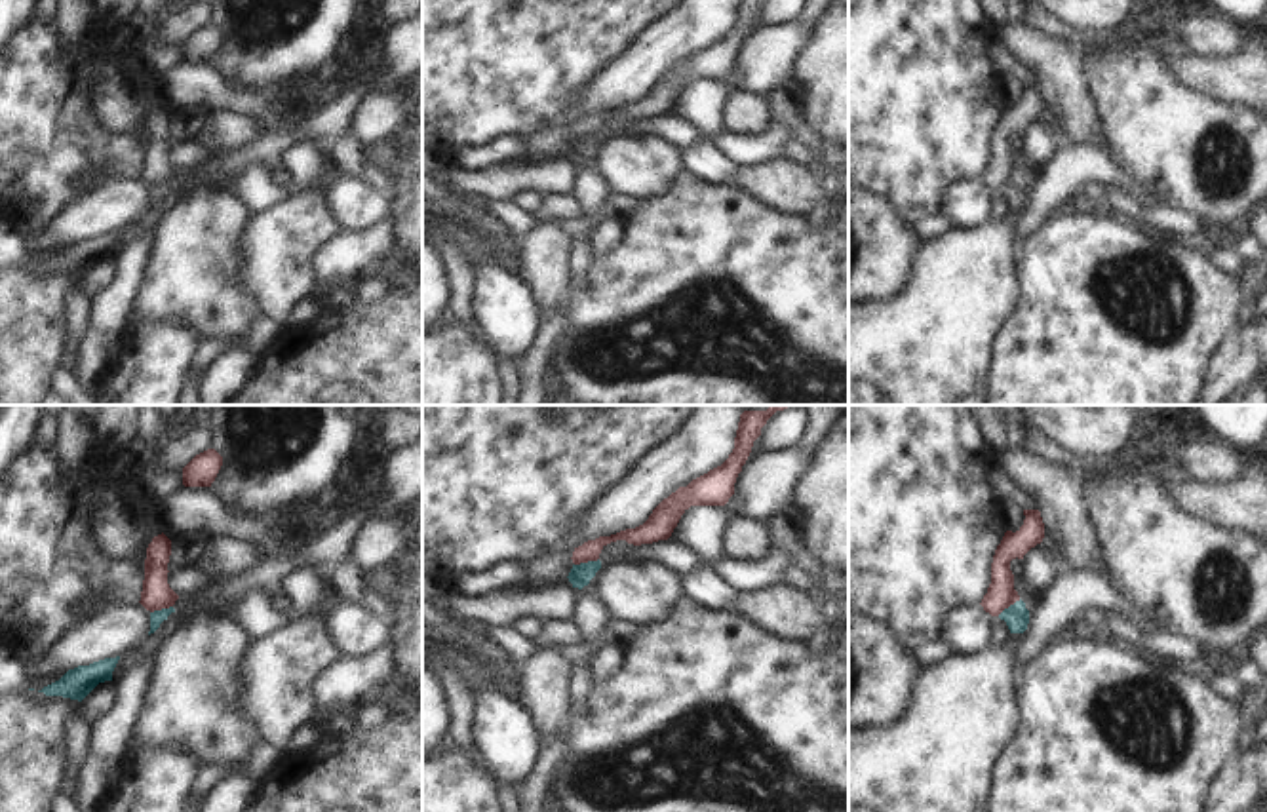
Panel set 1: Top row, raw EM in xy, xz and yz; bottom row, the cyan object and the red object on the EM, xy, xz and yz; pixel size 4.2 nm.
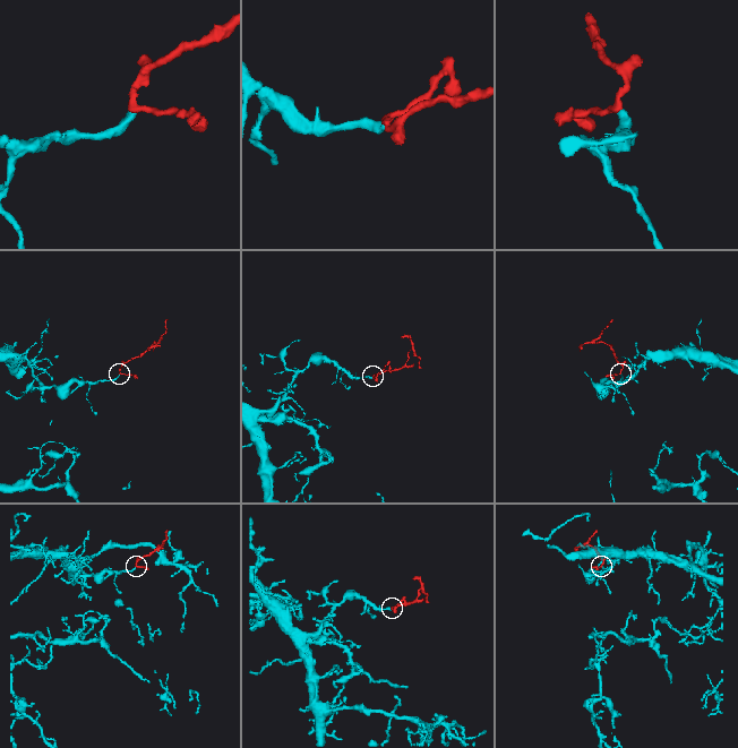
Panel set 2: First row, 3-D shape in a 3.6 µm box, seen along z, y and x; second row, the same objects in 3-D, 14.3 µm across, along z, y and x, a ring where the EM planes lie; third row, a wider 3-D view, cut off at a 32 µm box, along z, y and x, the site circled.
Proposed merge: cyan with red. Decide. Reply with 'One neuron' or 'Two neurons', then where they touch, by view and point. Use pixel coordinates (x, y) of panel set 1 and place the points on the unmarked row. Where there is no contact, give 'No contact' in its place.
Two neurons. Touches cyan at xz (586, 137).

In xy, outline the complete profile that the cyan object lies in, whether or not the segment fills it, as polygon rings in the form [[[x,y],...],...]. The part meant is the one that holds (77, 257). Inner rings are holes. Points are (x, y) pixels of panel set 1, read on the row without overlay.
[[[120,230],[105,232],[89,240],[68,243],[59,255],[44,261],[38,266],[82,276],[99,257],[112,255],[112,245],[118,234]]]

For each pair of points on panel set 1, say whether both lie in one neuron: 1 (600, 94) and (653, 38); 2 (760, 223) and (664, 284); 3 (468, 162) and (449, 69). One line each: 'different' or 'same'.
1: same
2: same
3: different

